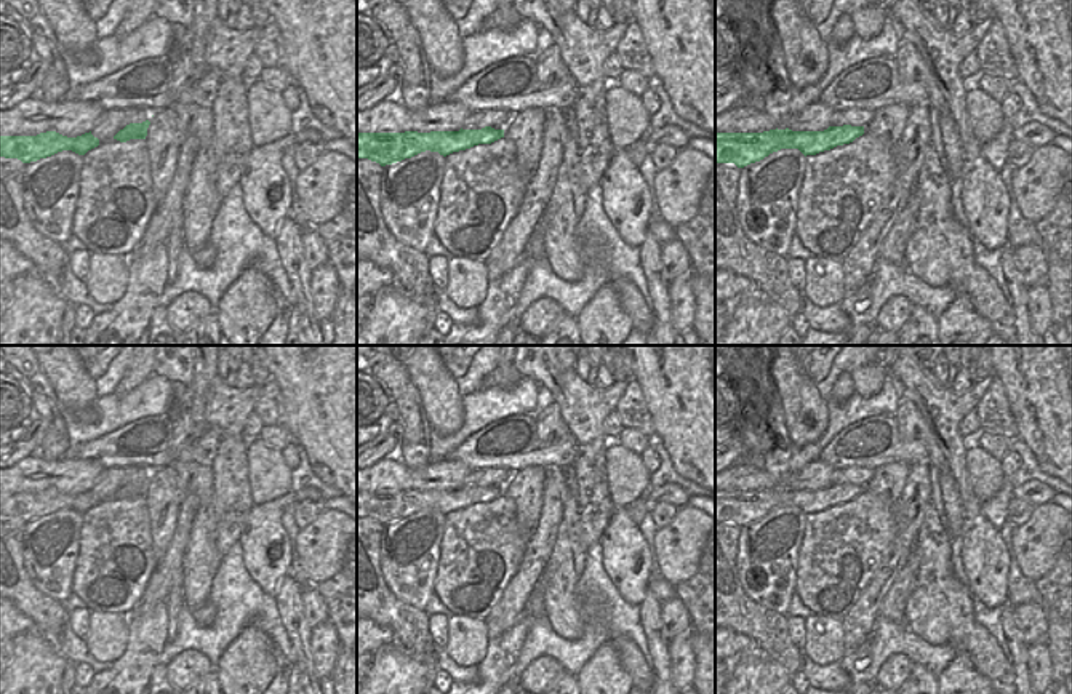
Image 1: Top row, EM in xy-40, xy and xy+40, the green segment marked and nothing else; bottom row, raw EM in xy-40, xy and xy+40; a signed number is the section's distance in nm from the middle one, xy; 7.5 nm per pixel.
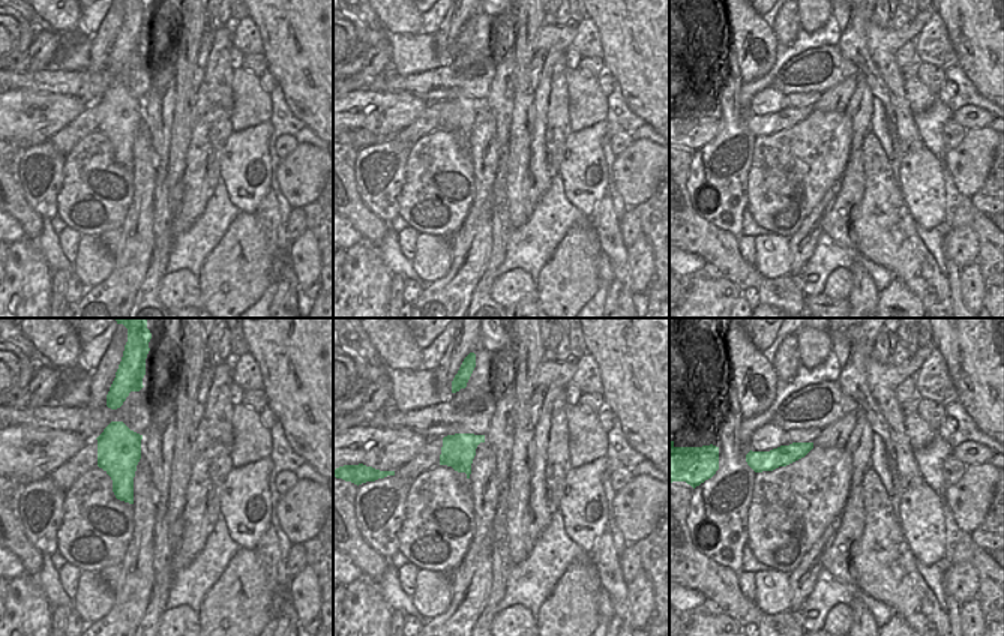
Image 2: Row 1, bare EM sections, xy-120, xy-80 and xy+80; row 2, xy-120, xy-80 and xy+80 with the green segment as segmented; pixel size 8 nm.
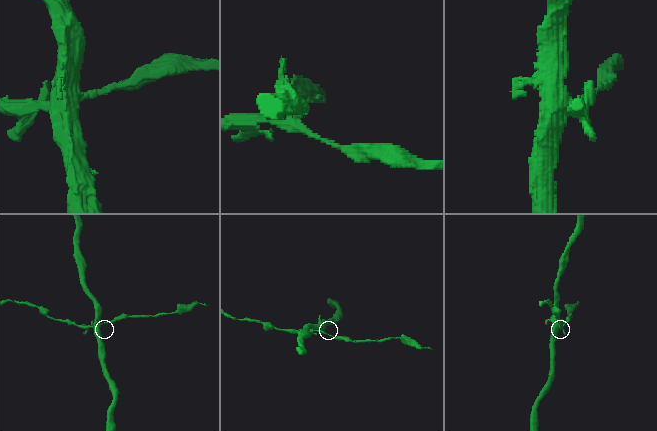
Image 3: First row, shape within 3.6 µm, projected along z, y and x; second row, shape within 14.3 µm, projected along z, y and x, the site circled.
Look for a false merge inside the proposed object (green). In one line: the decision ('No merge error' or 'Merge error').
Merge error

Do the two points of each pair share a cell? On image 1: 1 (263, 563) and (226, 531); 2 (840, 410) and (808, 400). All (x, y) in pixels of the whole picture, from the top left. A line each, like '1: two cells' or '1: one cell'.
1: two cells
2: two cells

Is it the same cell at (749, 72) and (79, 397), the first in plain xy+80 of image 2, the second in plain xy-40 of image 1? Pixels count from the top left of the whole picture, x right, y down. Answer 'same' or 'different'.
same

